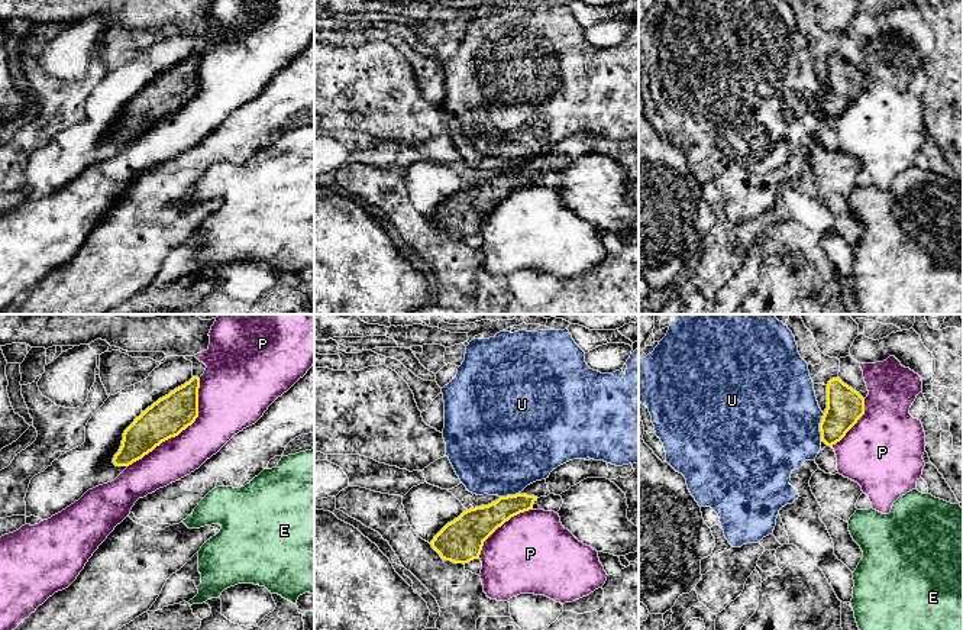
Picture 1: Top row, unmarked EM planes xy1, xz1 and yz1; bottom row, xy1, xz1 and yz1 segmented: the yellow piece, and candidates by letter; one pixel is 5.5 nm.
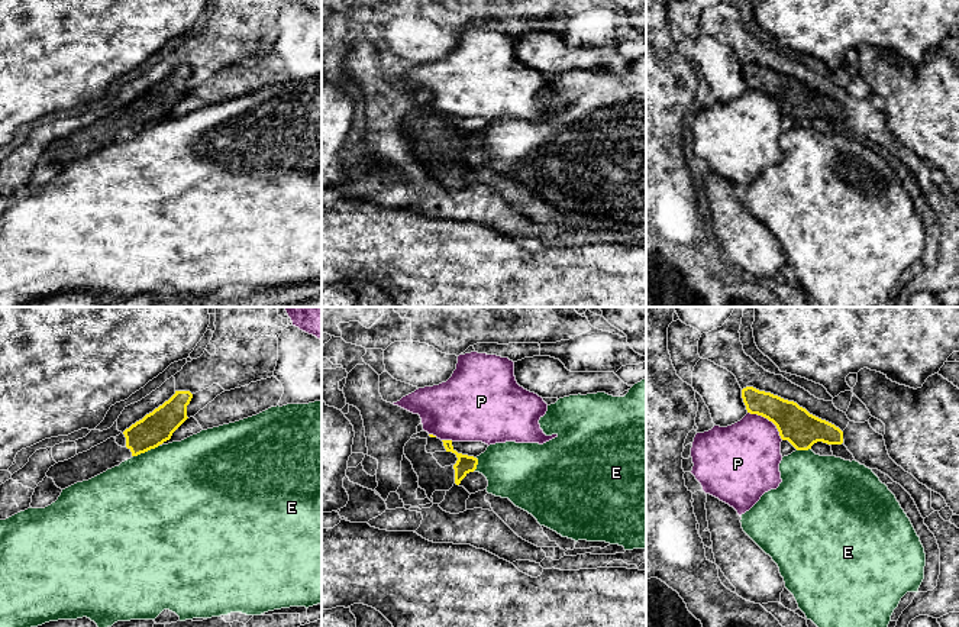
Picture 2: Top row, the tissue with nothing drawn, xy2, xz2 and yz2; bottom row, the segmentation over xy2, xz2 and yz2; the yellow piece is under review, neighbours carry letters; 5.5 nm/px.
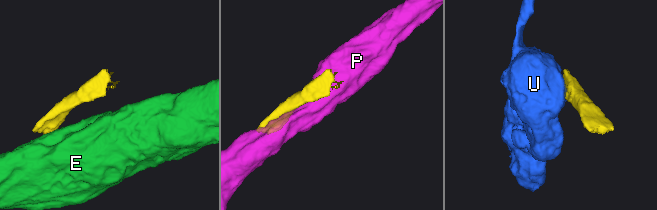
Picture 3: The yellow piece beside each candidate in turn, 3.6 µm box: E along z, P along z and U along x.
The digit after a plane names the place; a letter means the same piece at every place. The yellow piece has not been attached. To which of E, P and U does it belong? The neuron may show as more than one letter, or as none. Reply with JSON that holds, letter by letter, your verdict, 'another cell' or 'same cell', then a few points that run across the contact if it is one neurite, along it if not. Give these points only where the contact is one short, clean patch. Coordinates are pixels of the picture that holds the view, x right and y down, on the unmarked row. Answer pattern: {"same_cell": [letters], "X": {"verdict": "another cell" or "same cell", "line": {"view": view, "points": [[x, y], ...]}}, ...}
{"same_cell": [], "E": {"verdict": "another cell", "line": {"view": "xy2", "points": [[158, 120], [133, 132]]}}, "P": {"verdict": "another cell"}, "U": {"verdict": "another cell", "line": {"view": "yz1", "points": [[824, 89], [820, 97], [820, 116]]}}}

